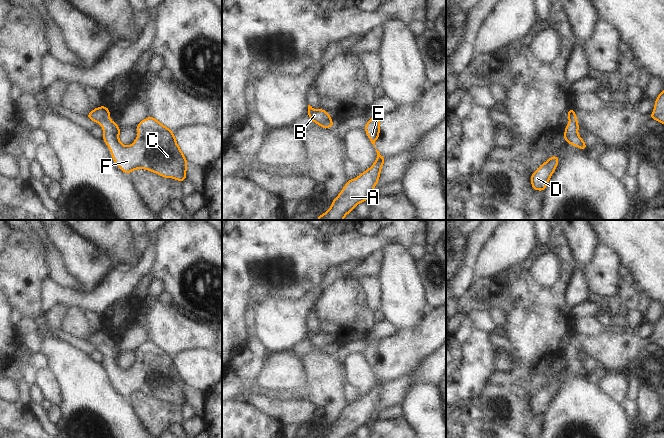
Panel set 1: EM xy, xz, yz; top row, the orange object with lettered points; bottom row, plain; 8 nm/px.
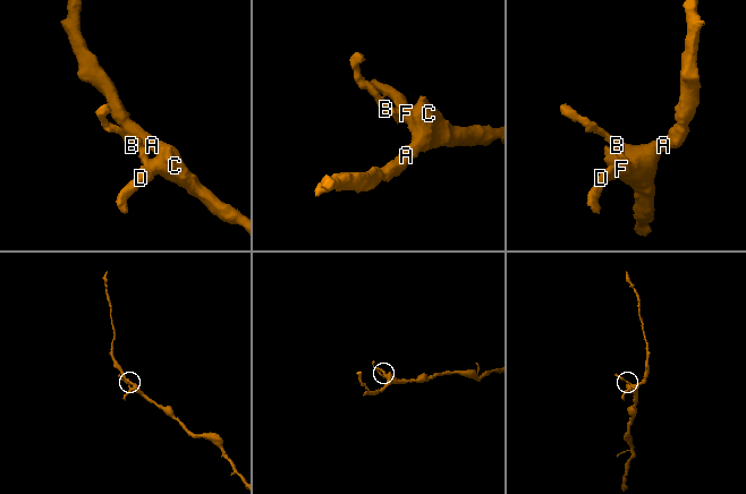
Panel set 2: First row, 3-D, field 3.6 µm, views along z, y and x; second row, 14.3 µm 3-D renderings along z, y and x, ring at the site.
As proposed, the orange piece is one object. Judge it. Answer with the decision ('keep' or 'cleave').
keep

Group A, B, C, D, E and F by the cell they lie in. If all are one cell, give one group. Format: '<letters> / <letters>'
A B C D E F

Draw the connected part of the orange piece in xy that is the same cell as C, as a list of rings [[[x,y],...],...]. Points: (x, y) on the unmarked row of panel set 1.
[[[106,330],[97,331],[86,339],[90,344],[100,348],[104,356],[103,365],[107,368],[114,386],[123,397],[130,398],[135,393],[147,393],[164,402],[174,402],[177,405],[187,403],[185,382],[176,366],[174,357],[154,341],[145,342],[136,350],[138,360],[130,370],[124,370],[119,364],[120,352],[110,341],[110,334]]]

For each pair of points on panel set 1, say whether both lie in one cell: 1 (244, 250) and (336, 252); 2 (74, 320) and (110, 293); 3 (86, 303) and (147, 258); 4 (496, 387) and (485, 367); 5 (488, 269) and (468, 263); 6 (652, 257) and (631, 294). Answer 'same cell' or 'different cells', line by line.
1: same cell
2: different cells
3: same cell
4: different cells
5: different cells
6: different cells

